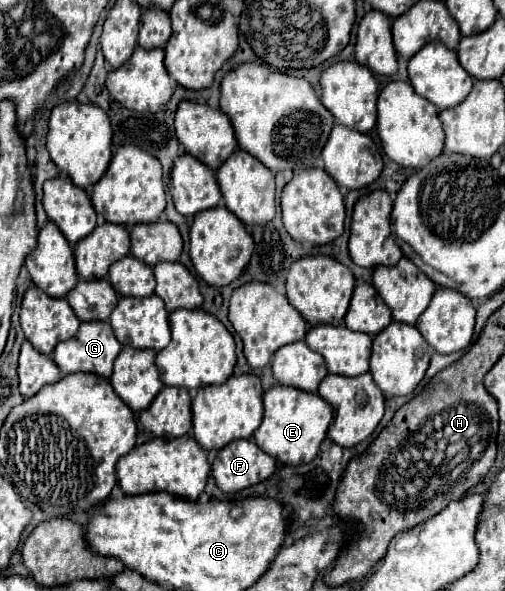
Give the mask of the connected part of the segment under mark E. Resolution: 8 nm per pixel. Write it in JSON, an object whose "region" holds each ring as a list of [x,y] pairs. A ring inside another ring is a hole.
{"region":[[[273,385],[269,391],[265,391],[263,407],[265,417],[253,435],[255,443],[285,465],[311,463],[311,459],[315,459],[315,455],[319,453],[321,441],[327,435],[327,427],[333,419],[333,407],[317,393],[299,391],[285,385]]]}

